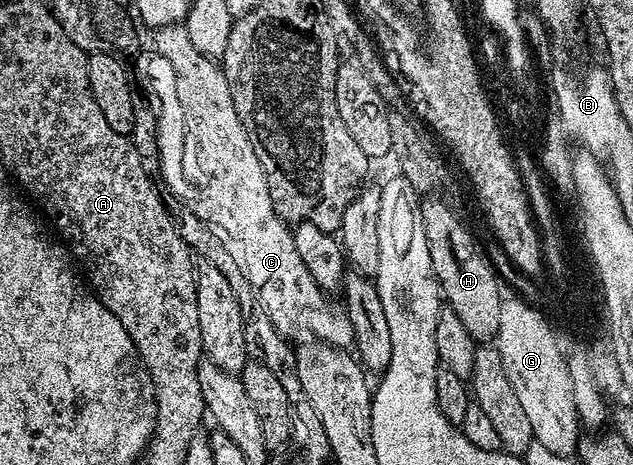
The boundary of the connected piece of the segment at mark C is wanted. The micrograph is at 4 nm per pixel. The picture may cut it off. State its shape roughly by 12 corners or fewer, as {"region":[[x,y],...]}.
{"region":[[171,58],[203,138],[202,221],[223,226],[276,332],[347,348],[305,268],[220,63]]}

